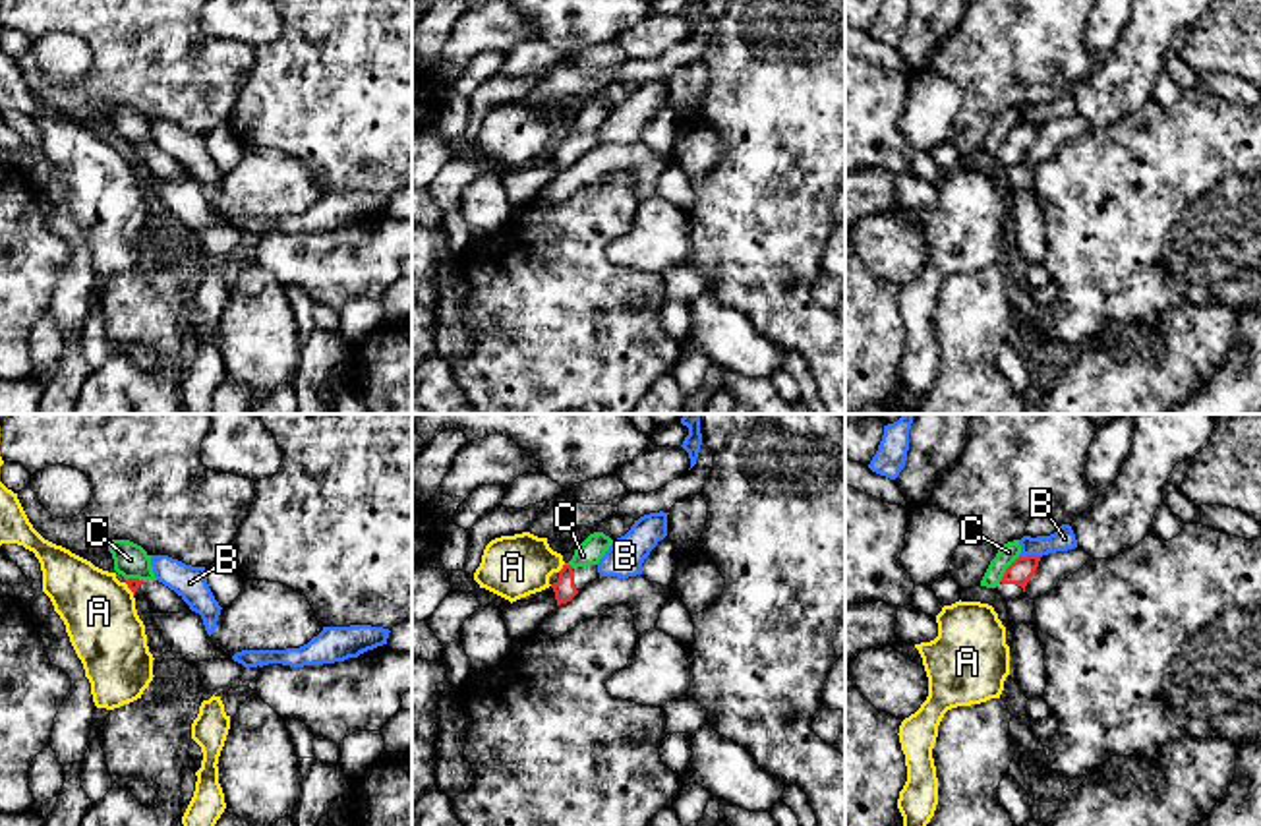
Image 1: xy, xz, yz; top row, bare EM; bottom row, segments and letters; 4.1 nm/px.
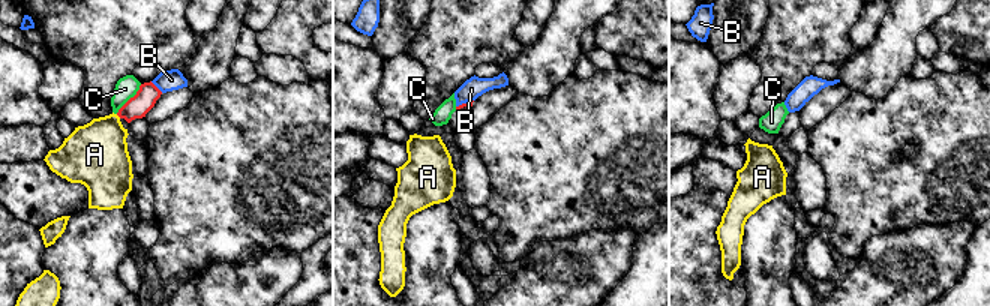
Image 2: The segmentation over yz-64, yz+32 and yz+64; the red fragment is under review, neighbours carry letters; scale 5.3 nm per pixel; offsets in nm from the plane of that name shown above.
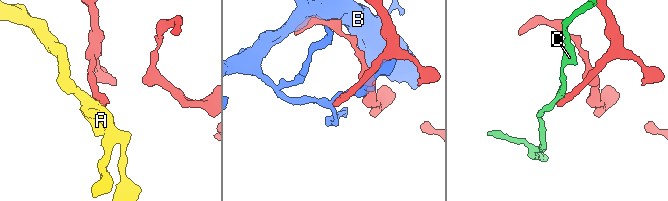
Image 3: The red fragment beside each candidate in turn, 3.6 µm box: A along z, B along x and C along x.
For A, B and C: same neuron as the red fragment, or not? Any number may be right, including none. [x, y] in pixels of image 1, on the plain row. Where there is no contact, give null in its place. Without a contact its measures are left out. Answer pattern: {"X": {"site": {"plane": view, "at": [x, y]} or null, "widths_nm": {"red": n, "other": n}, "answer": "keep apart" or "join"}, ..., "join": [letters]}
{"A": {"site": {"plane": "xz", "at": [563, 134]}, "widths_nm": {"red": 90, "other": 260}, "answer": "keep apart"}, "B": {"site": {"plane": "yz", "at": [1029, 122]}, "widths_nm": {"red": 100, "other": 90}, "answer": "keep apart"}, "C": {"site": {"plane": "yz", "at": [1006, 136]}, "widths_nm": {"red": 100, "other": 80}, "answer": "keep apart"}, "join": []}

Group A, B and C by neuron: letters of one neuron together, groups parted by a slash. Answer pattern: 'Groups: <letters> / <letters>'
Groups: A / B / C

